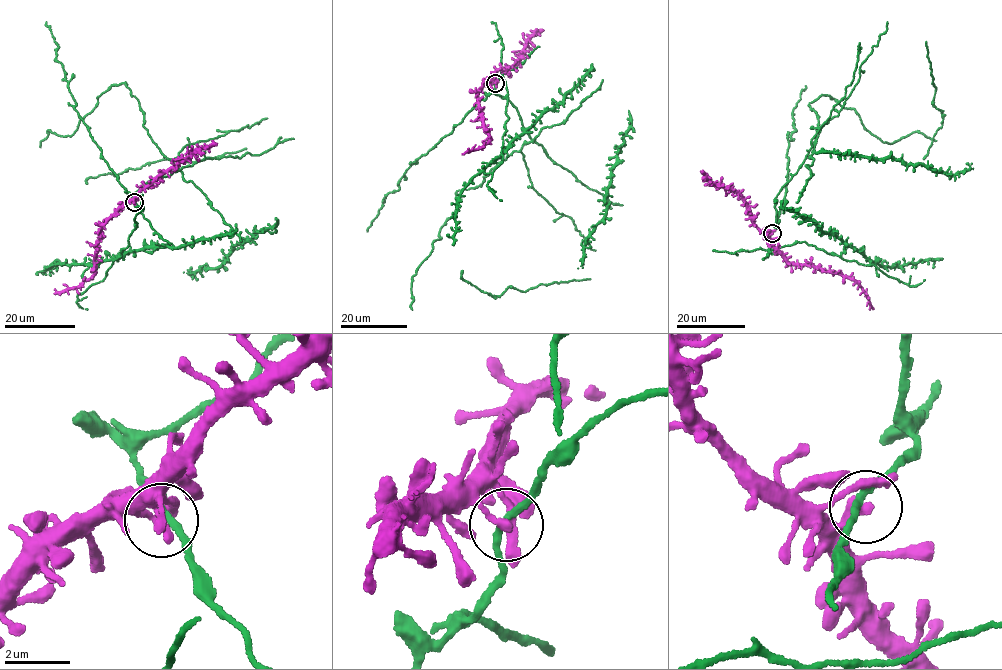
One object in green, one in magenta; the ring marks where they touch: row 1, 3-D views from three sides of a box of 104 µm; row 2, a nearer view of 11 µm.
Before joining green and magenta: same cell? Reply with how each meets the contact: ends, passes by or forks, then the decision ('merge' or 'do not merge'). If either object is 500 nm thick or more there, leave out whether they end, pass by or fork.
green passes by; magenta ends there; merge

